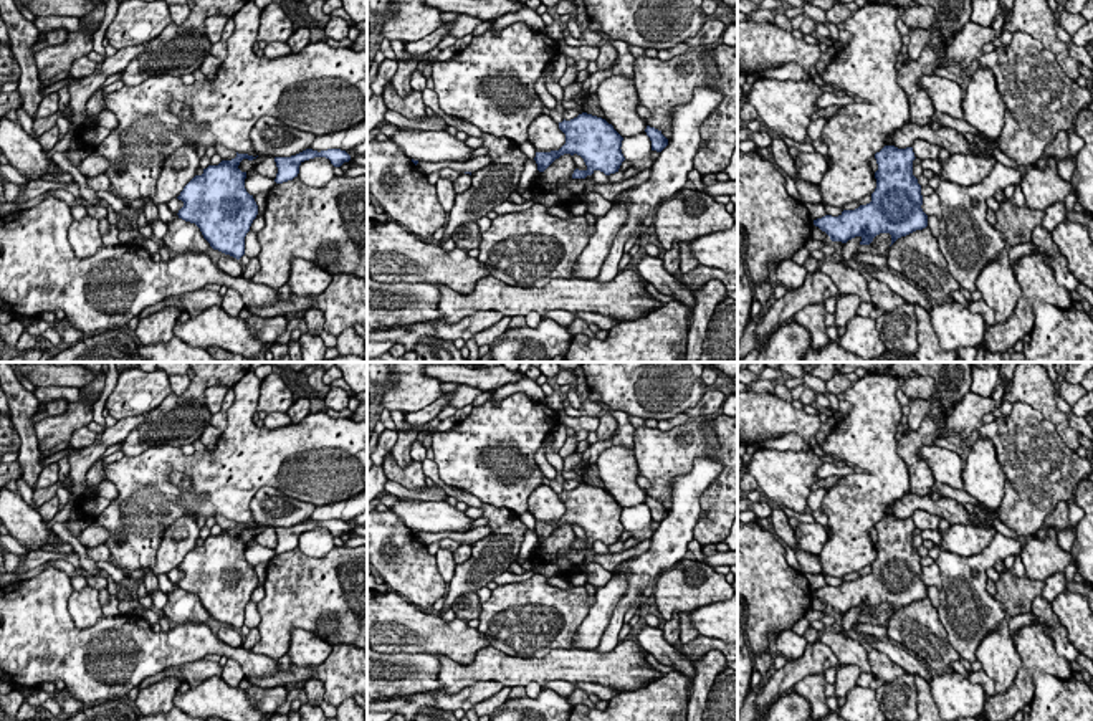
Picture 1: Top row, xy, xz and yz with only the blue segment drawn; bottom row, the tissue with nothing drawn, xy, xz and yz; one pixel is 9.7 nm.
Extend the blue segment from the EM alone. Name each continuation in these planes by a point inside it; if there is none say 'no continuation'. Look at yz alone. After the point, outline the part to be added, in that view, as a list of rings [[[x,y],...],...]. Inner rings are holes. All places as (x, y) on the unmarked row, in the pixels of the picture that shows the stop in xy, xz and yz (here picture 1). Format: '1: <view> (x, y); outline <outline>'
no continuation

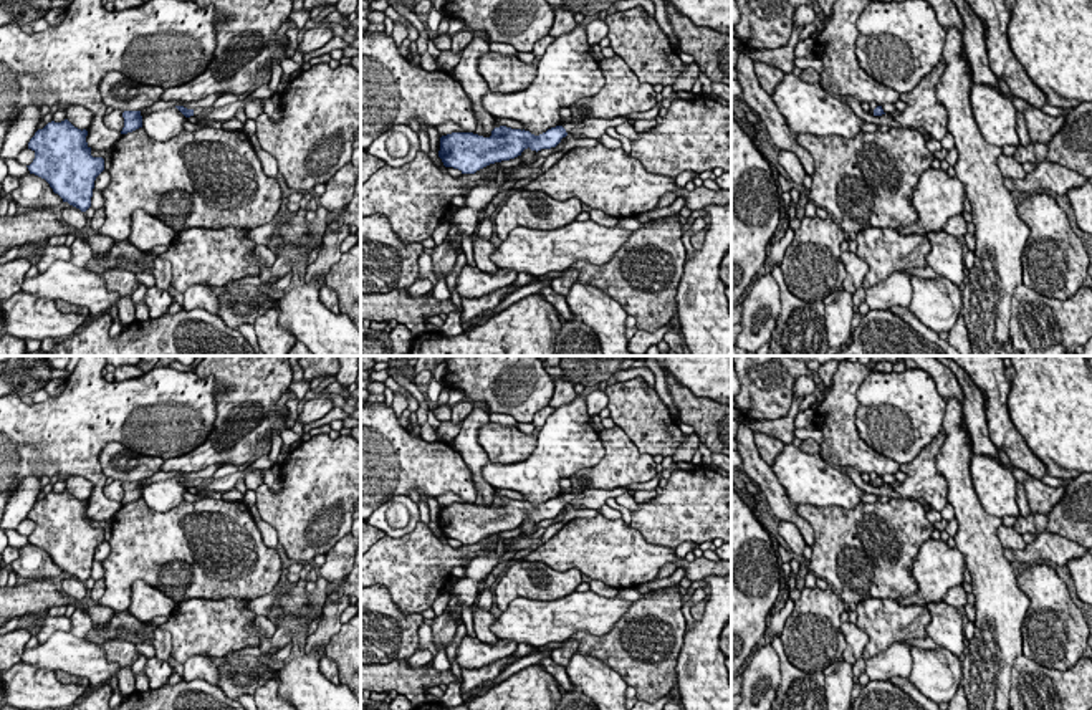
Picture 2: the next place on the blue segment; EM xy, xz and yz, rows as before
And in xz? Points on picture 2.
1: xz (591, 498); outline [[[625,487],[614,490],[602,488],[584,488],[581,493],[566,493],[563,498],[568,505],[572,505],[579,510],[601,510],[606,505],[607,498],[617,498],[619,495],[629,493],[634,497],[634,490],[627,490]]]

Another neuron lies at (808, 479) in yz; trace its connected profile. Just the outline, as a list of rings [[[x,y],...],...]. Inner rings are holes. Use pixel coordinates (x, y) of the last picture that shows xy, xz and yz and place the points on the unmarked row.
[[[794,444],[771,465],[793,505],[814,505],[852,510],[864,501],[865,492],[842,470],[827,463],[819,453],[807,455]]]

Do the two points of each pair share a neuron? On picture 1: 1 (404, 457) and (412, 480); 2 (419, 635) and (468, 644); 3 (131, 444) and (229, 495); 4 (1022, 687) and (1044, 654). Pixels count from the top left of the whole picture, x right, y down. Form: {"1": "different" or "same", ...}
{"1": "different", "2": "same", "3": "different", "4": "same"}

